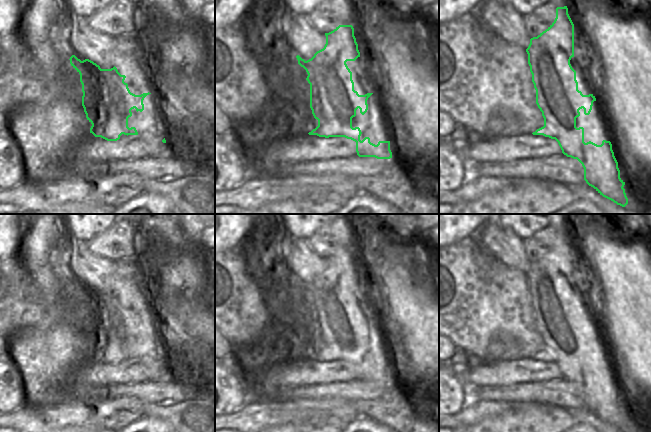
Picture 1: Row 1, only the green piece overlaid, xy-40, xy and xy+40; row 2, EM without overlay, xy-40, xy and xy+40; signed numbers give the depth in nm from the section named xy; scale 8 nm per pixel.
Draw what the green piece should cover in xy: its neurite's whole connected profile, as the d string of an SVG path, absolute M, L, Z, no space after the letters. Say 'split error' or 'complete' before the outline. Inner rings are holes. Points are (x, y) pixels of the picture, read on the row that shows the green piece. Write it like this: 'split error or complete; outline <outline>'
complete; outline M339 25L333 31L325 33L326 44L314 56L305 61L296 56L303 67L310 84L310 108L318 126L309 135L319 137L345 137L356 142L359 157L390 159L390 141L379 141L377 145L369 137L362 141L359 127L352 127L352 118L356 110L364 115L368 110L367 100L373 93L359 95L354 90L352 72L347 61L360 57L358 44L352 25Z

